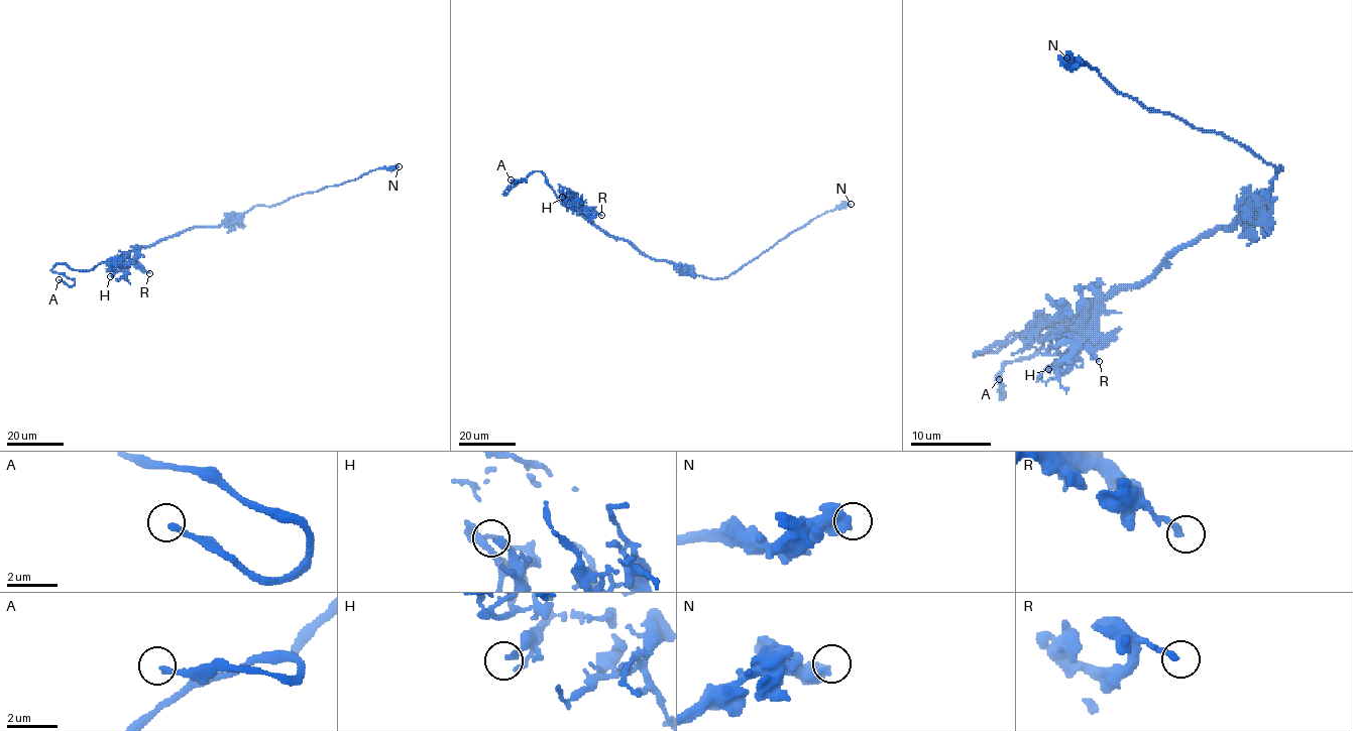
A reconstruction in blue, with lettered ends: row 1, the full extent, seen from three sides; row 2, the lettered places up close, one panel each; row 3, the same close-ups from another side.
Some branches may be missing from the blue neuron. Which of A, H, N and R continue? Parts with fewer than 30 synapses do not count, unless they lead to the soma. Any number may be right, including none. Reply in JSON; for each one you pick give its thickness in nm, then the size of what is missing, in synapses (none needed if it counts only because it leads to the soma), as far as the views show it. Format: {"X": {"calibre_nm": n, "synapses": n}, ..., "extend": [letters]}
{"A": {"calibre_nm": 200}, "extend": ["A"]}

